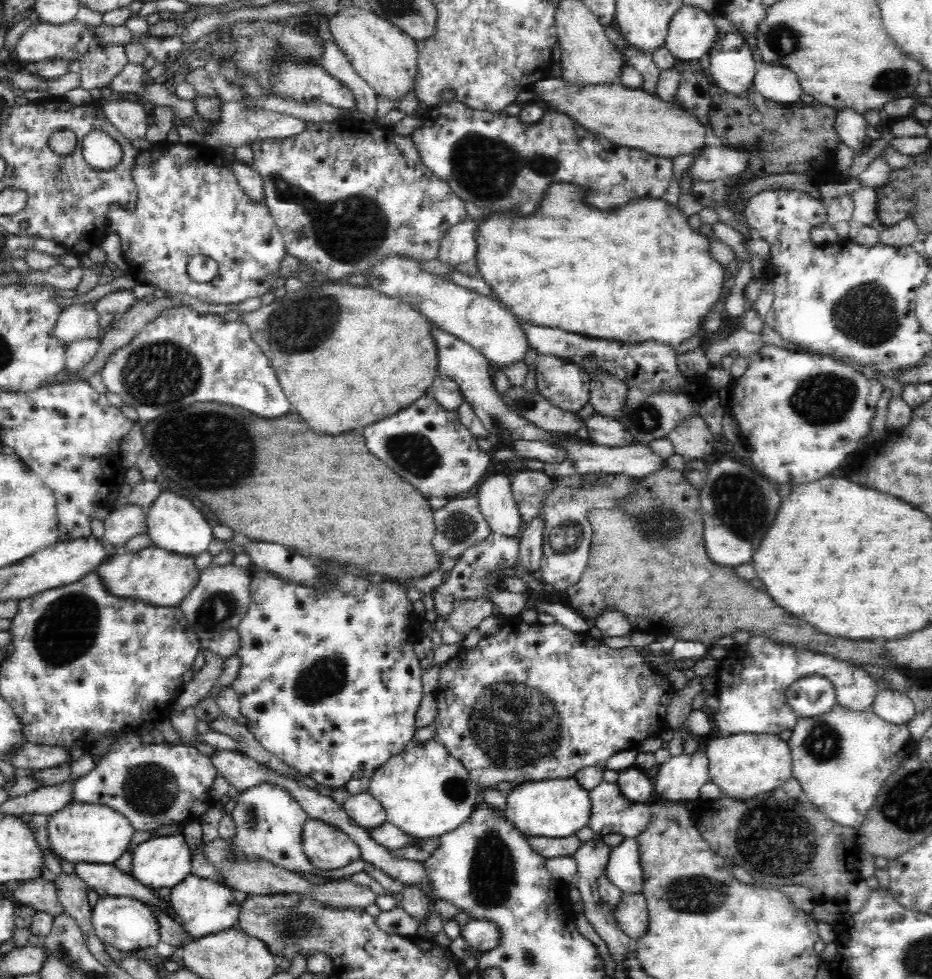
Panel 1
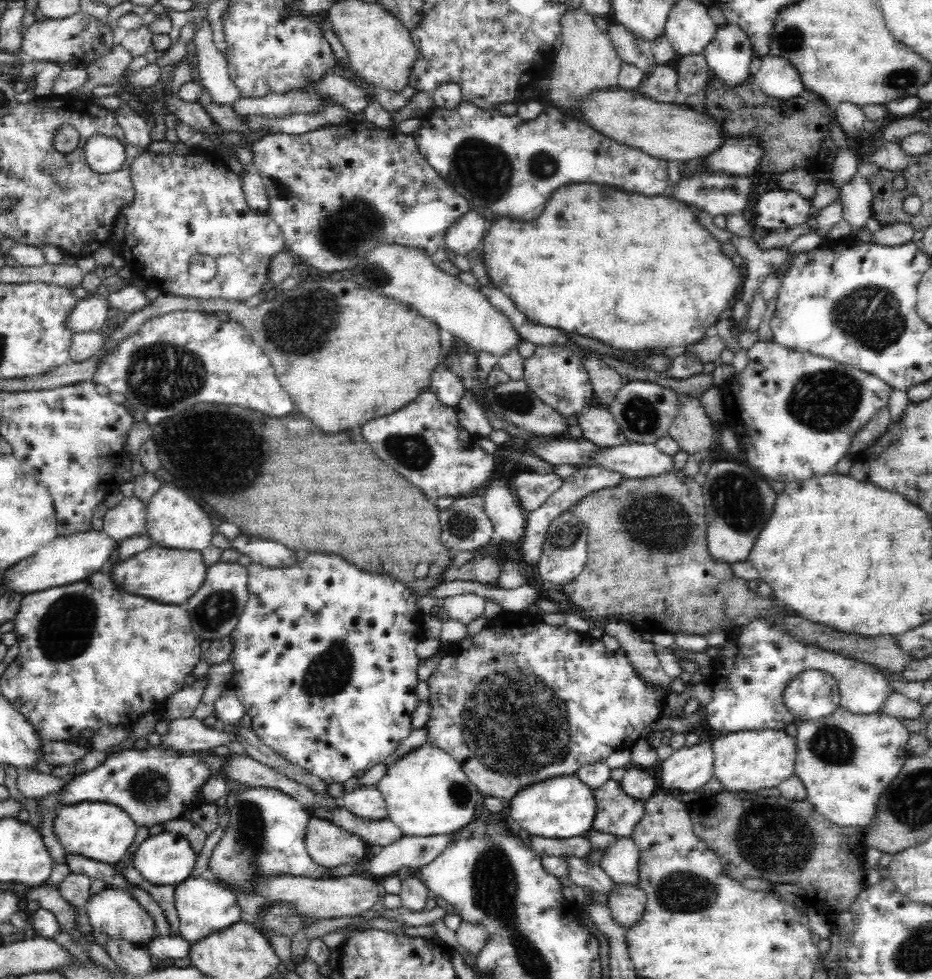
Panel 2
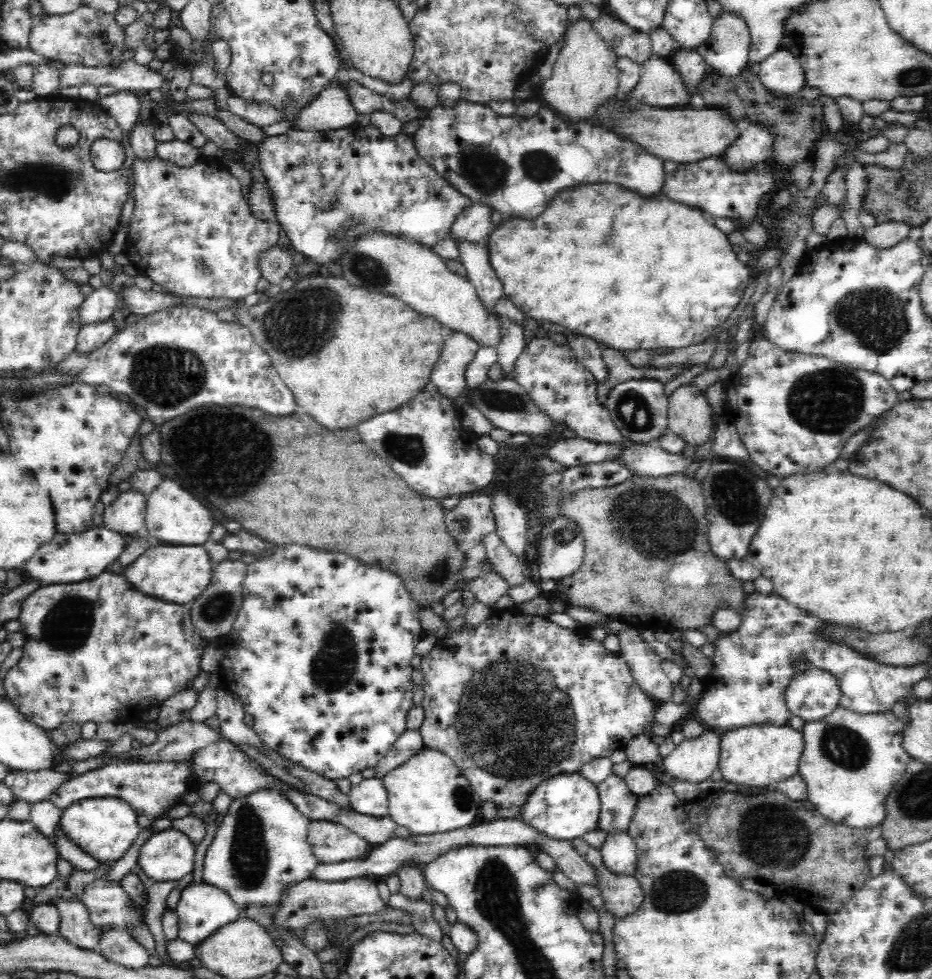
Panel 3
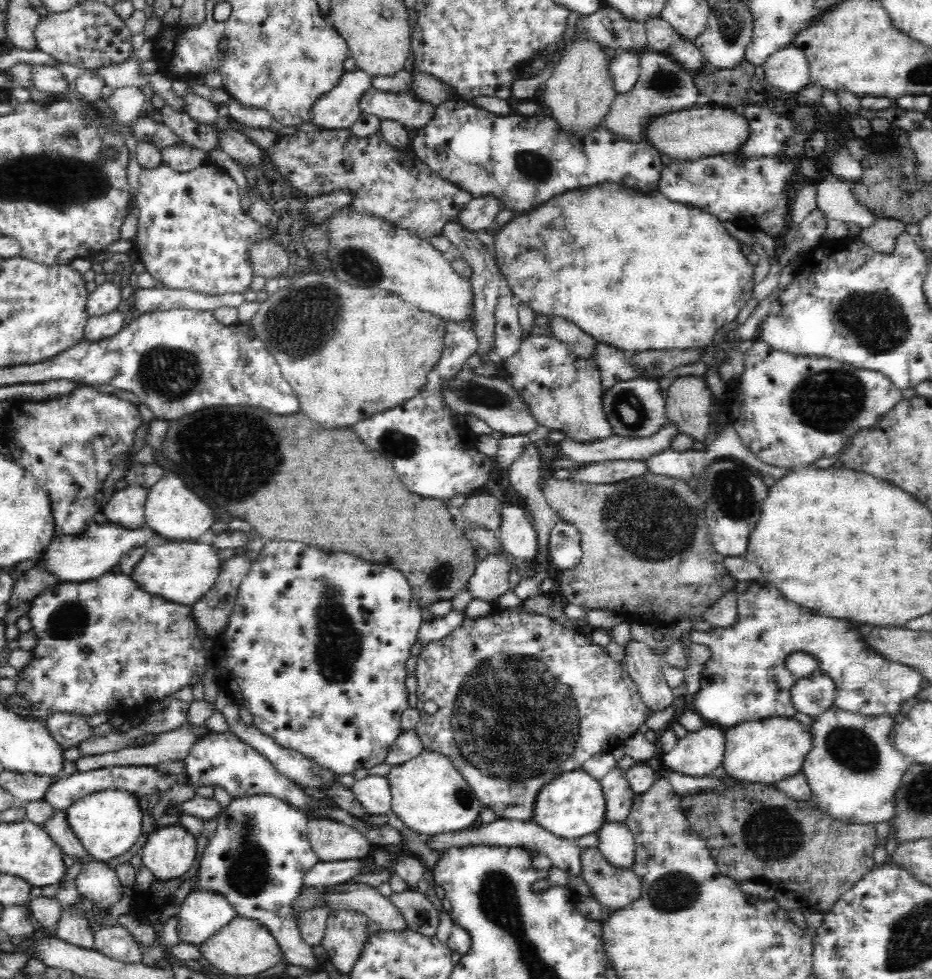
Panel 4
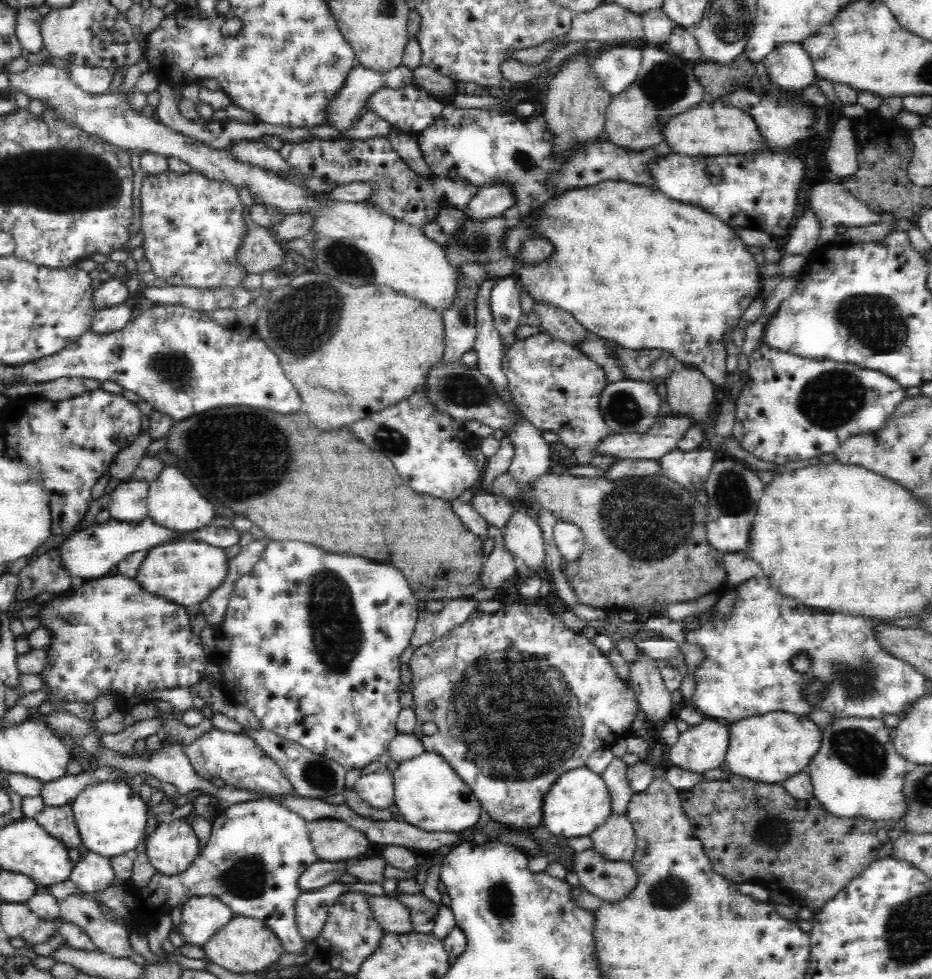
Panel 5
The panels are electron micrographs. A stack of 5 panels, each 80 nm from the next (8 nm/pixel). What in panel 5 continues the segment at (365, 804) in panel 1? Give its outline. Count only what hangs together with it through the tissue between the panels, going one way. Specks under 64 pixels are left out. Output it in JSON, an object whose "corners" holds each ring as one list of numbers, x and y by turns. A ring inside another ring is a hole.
{"corners":[[387,770,362,775,352,789,372,808,386,810,393,803,392,773]]}

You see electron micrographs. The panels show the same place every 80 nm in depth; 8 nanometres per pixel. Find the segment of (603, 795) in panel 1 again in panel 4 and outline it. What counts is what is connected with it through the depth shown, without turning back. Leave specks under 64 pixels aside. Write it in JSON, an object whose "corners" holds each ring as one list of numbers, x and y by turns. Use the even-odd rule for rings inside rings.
{"corners":[[613,767,599,779,604,793,604,823,624,823,630,814,635,792,628,784,625,772]]}

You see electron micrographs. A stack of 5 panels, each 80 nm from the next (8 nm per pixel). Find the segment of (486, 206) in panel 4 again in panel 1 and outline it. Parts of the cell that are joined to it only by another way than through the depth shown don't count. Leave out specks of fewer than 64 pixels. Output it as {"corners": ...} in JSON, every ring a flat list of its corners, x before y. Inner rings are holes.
{"corners":[[469,218,464,222,456,223,440,240,438,248,438,261,447,266,450,272,456,272,459,264,469,263,475,258,476,221]]}

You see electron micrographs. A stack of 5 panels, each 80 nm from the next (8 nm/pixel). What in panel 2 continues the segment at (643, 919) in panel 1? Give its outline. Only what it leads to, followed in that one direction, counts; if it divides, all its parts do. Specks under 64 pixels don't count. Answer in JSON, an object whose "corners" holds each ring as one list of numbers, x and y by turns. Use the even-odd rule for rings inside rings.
{"corners":[[615,884,609,895,607,907,614,920,622,927,633,927,645,913,647,897,643,890,630,884]]}

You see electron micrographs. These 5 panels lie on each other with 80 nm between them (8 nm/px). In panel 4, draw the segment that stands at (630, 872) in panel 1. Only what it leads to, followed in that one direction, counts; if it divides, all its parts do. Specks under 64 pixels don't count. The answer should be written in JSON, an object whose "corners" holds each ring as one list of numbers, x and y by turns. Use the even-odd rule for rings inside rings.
{"corners":[[603,823,597,833,597,847,606,862,615,867,632,869,635,861,635,840,626,824]]}

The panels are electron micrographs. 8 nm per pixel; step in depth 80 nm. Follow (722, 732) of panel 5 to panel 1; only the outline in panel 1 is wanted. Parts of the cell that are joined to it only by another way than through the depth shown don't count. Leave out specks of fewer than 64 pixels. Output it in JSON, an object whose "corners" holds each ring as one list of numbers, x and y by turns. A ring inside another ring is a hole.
{"corners":[[696,752,694,756,680,754,670,758,666,764,660,765,656,772,653,788,652,801,670,801,672,803,685,804,688,801,697,801,699,799,700,788,708,780,708,760,704,752]]}

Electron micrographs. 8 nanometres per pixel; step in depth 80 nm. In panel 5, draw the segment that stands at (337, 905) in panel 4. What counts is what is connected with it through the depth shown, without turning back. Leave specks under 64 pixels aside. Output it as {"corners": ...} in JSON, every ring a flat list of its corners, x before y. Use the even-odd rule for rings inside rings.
{"corners":[[374,895,369,897,368,909,384,933,402,934,412,931,408,909,396,898]]}

